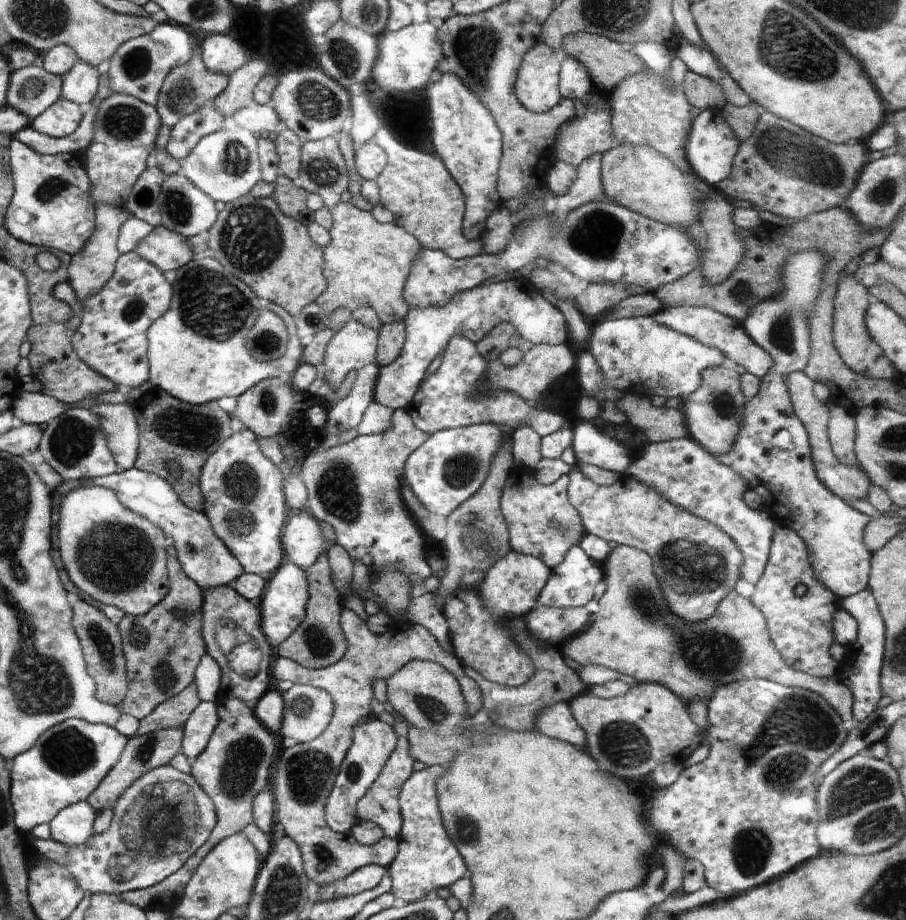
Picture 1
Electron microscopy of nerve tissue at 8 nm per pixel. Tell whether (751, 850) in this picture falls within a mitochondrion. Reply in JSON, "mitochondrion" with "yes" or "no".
{"mitochondrion":"yes"}

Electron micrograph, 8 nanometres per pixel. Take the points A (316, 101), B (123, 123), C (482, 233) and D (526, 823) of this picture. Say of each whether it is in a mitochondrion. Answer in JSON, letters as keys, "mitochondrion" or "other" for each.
{"A":"mitochondrion","B":"mitochondrion","C":"other","D":"other"}

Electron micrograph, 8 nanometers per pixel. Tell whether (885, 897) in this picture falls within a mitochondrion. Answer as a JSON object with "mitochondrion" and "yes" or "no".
{"mitochondrion":"yes"}

